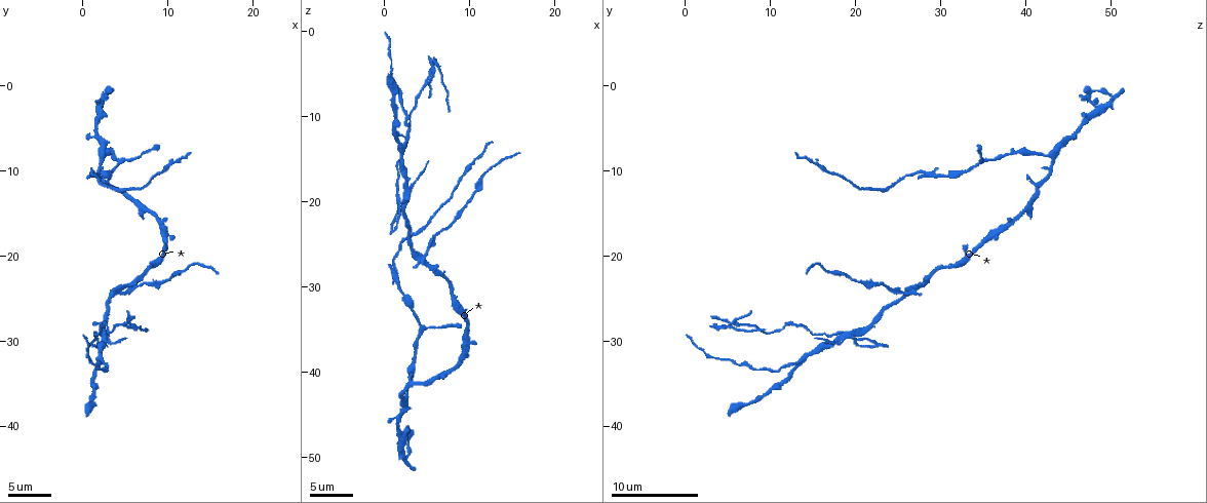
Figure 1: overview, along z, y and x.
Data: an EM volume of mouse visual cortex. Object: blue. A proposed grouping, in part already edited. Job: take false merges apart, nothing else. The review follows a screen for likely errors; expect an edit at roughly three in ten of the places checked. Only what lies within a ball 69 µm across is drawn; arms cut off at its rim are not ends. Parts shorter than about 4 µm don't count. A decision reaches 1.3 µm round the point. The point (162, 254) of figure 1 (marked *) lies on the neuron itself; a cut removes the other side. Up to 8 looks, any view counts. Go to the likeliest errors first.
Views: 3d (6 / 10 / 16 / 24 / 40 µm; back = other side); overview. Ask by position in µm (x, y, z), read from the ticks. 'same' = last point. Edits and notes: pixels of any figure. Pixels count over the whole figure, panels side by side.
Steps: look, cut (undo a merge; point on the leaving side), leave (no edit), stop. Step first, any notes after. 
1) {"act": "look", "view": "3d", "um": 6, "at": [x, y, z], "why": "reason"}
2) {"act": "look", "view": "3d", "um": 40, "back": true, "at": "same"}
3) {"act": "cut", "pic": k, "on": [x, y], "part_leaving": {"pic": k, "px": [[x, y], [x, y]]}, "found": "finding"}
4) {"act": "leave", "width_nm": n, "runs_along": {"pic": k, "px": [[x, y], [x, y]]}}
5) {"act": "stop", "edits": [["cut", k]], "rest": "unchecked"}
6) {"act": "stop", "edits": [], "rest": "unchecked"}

{"act": "look", "view": "3d", "um": 10, "at": [4.6, 24.2, 26.6], "why": "four-way junction"}

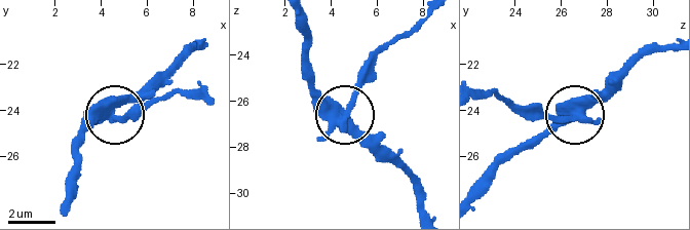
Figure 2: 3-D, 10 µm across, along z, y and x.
{"act": "cut", "pic": 2, "on": [358, 93], "part_leaving": {"pic": 2, "px": [[342, 119], [366, 68], [418, 21]]}, "found": "two neurons meet here"}

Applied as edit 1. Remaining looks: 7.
{"act": "look", "view": "overview"}

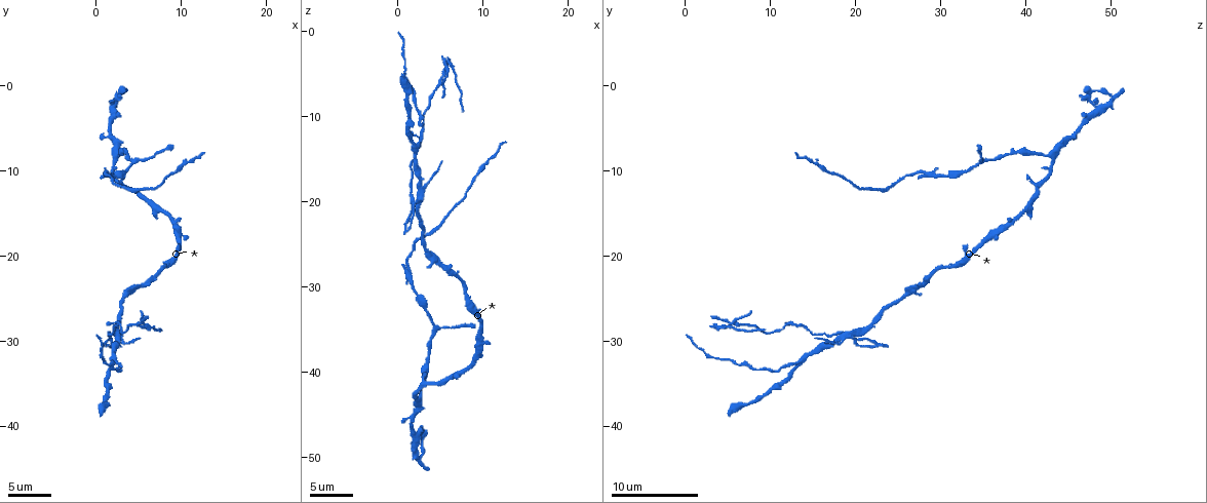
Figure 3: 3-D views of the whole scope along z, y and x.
{"act": "look", "view": "3d", "um": 10, "at": [2.0, 29.8, 19.4], "why": "two arms at a narrow angle"}

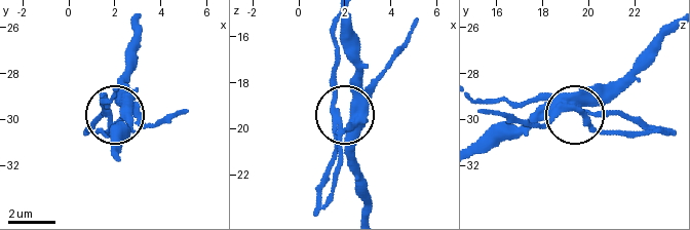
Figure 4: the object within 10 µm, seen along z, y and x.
{"act": "cut", "pic": 4, "on": [103, 108], "arms": 5, "found": "two neurons meet here"}

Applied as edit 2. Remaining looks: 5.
{"act": "look", "view": "3d", "um": 10, "at": [2.6, 8.4, 42.4], "why": "a fork"}

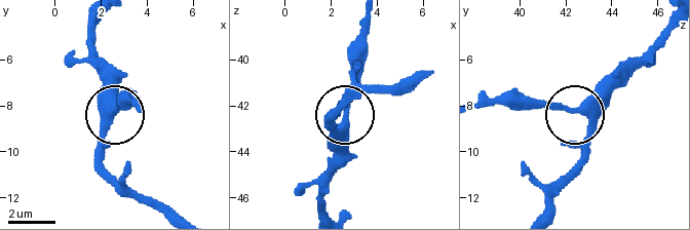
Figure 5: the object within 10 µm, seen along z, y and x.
{"act": "leave", "side_arm_um": 12, "arms": 3, "found": "all the same neuron"}

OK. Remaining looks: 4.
{"act": "look", "view": "3d", "um": 16, "at": [2.2, 32.6, 13.4], "why": "three arms meet"}

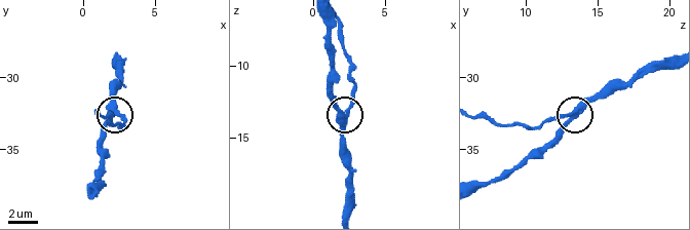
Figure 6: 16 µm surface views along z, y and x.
{"act": "cut", "pic": 6, "on": [124, 120], "part_leaving": {"pic": 6, "px": [[348, 112], [354, 80], [337, 17]]}, "found": "a second neuron is stuck on"}

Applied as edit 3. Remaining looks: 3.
{"act": "stop", "edits": [["cut", 2], ["cut", 4], ["cut", 6]], "rest": "unchecked"}

